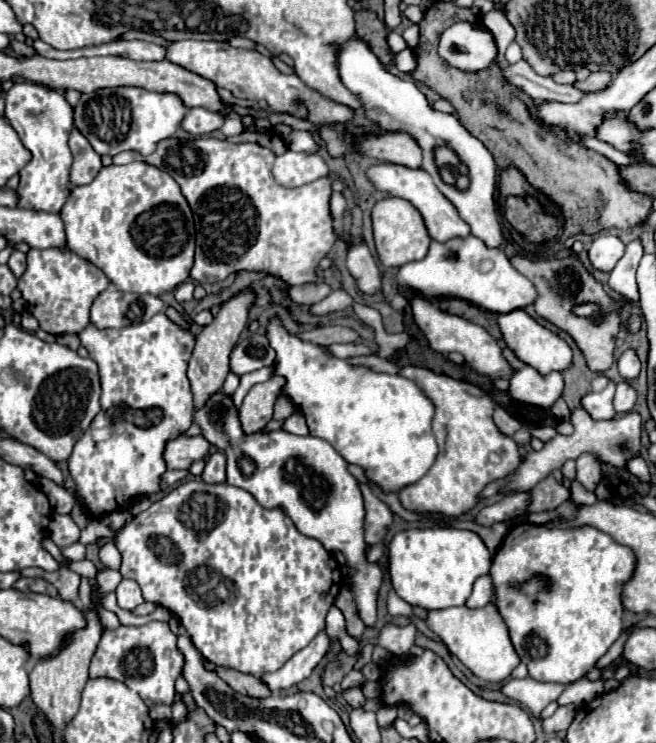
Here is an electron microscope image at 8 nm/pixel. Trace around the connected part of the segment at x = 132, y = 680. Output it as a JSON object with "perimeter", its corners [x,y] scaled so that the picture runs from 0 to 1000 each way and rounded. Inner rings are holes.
{"perimeter":[[[227,836],[215,844],[181,844],[175,849],[157,849],[151,871],[139,890],[139,911],[169,911],[188,917],[200,930],[206,930],[224,952],[233,949],[264,949],[264,968],[282,968],[279,943],[264,946],[267,938],[267,914],[276,908],[282,887],[270,873],[270,855],[261,852],[258,838]]]}

